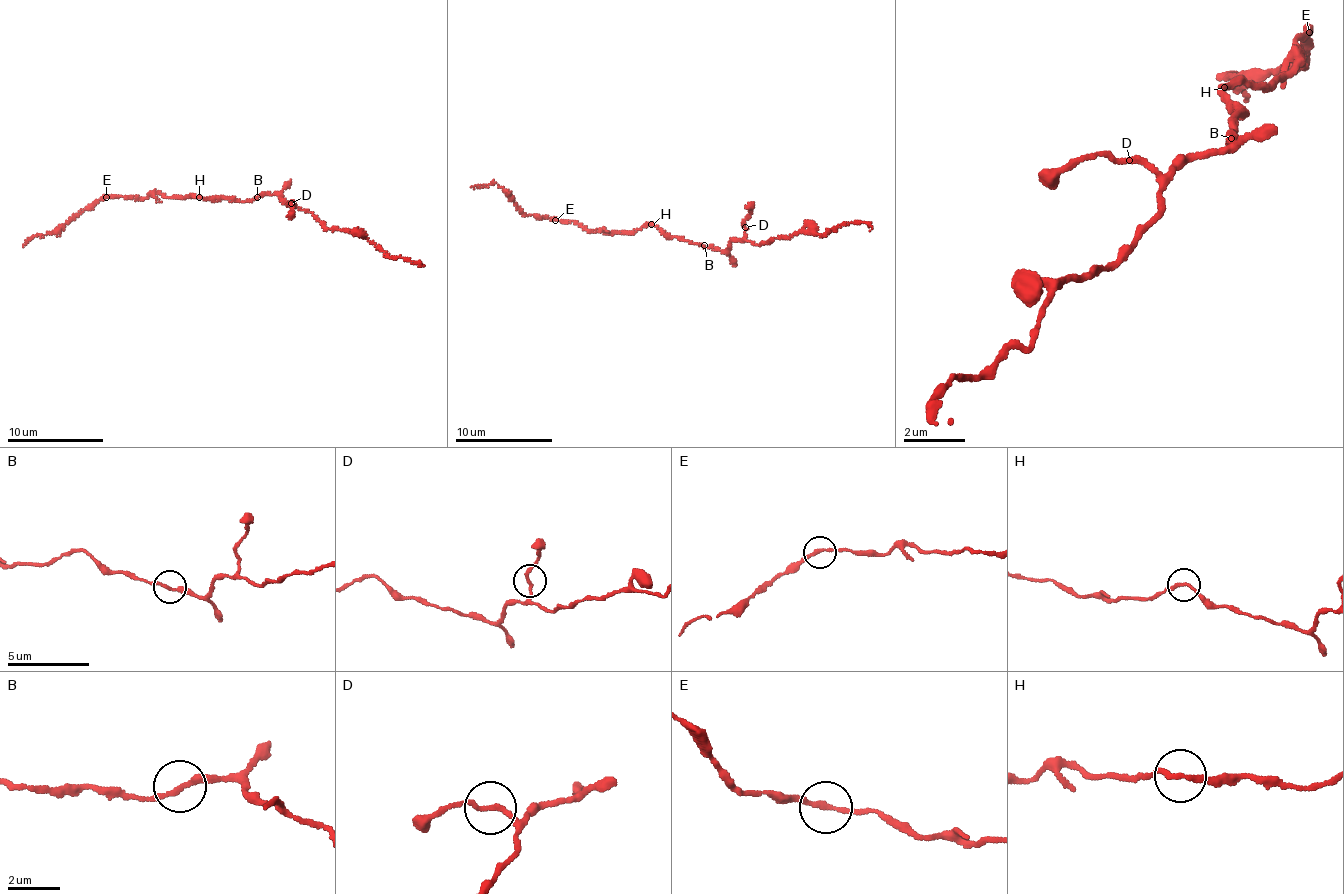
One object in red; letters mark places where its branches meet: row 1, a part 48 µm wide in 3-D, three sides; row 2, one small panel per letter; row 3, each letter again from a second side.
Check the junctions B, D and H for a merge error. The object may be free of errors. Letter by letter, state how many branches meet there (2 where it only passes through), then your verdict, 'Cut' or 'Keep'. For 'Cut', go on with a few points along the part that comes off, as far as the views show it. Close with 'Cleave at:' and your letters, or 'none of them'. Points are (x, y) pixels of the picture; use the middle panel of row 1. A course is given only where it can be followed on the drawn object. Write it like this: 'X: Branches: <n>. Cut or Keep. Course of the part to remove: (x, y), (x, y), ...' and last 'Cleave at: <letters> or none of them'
B: Branches: 2. Keep
D: Branches: 2. Keep
H: Branches: 2. Keep
Cleave at: none of them

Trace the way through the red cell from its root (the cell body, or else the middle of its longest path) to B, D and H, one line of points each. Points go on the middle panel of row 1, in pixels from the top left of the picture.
B: (683, 240), (704, 245)
D: (683, 240), (724, 251), (732, 241), (739, 241), (744, 237), (745, 227)
H: (683, 240), (664, 236), (655, 226), (651, 225)

